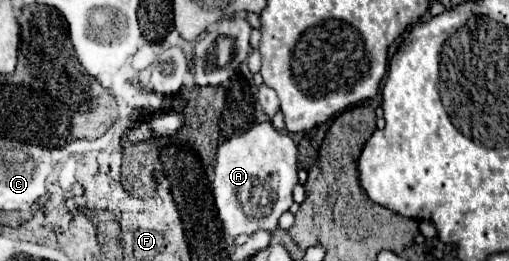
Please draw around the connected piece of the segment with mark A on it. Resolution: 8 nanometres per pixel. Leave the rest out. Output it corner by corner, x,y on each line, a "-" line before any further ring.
256,123
246,133
232,135
228,141
222,141
216,151
216,165
214,165
214,201
224,225
224,233
230,237
238,235
252,235
254,231
268,231
274,233
278,227
278,219
282,213
290,209
292,189
298,183
298,169
296,169
298,149
288,133
280,133
272,127
272,123

